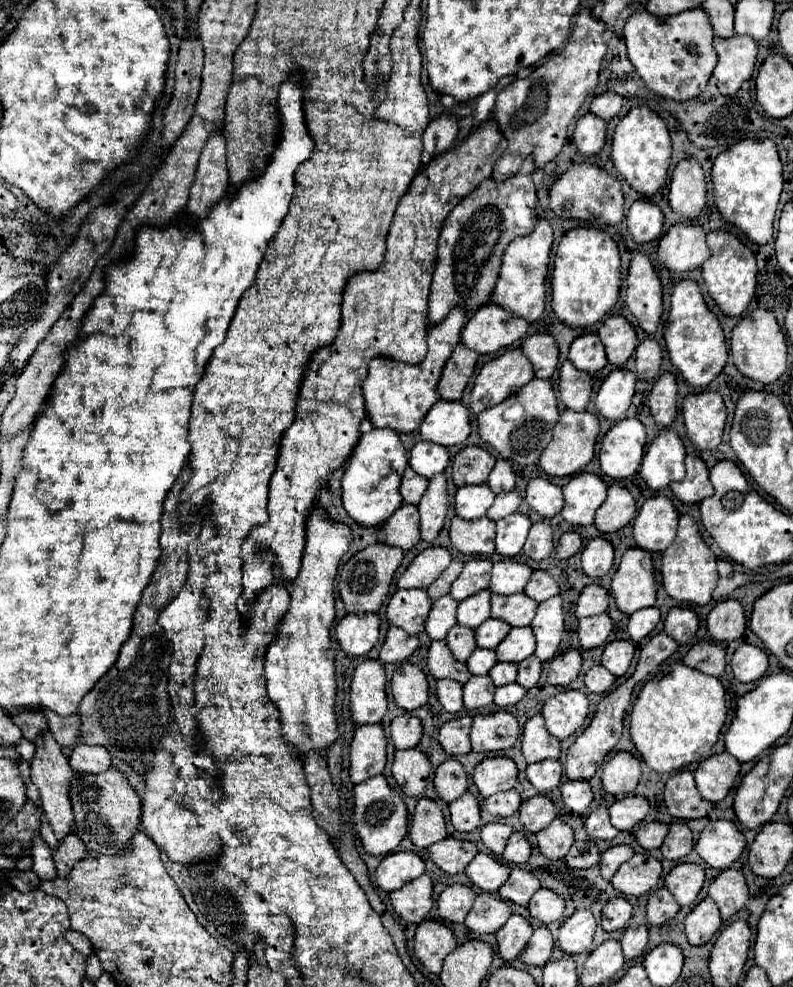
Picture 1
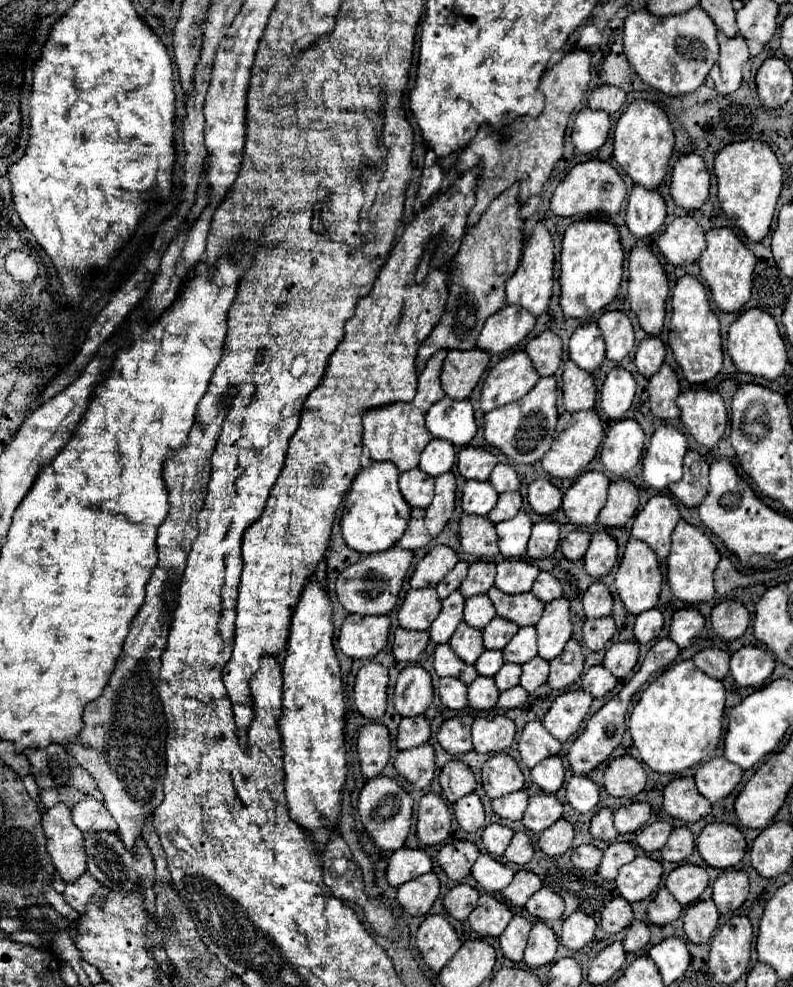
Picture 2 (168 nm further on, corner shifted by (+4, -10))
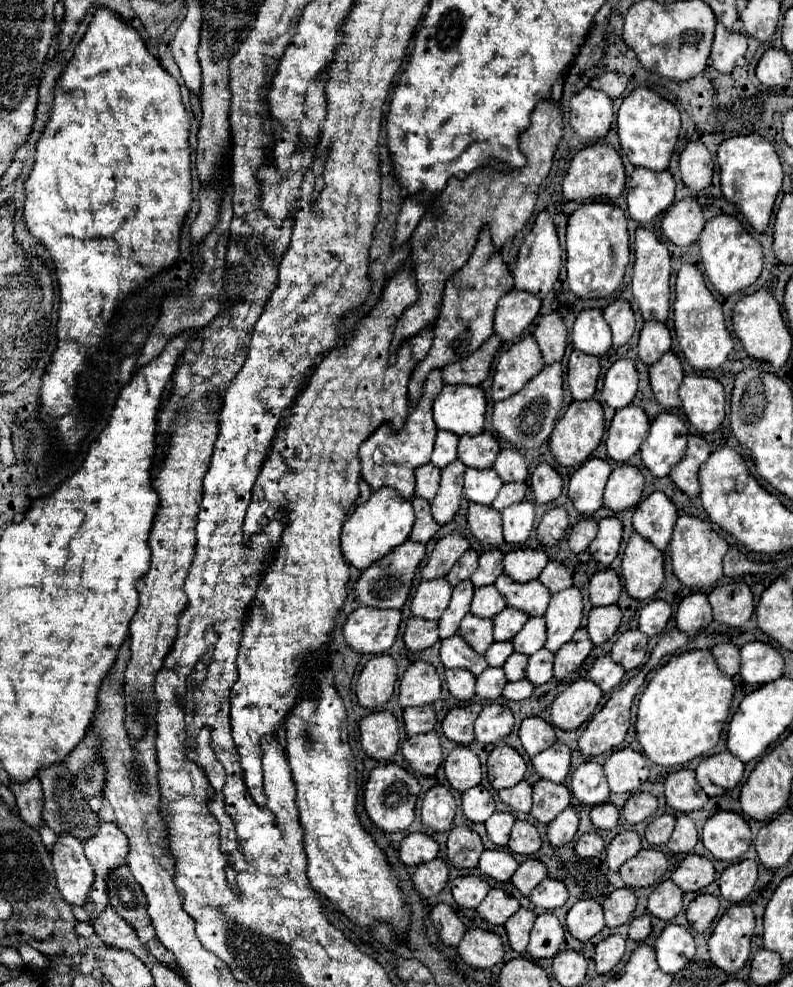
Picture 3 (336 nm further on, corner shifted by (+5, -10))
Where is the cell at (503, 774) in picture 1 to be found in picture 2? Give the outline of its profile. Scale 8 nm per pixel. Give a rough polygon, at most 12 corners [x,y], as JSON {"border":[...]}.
{"border":[[505,753],[485,761],[481,779],[489,799],[507,797],[525,783]]}

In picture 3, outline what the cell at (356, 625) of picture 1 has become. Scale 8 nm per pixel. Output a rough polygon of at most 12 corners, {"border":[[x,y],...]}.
{"border":[[360,605],[344,625],[346,645],[382,653],[396,641],[402,611]]}

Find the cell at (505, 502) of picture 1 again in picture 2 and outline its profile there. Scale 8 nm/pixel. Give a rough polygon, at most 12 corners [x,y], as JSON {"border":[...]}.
{"border":[[501,493],[487,517],[491,523],[511,519],[521,511],[521,495]]}

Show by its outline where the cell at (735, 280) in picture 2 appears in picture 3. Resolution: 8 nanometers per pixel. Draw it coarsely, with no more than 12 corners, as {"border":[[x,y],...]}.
{"border":[[732,215],[712,217],[698,243],[720,295],[756,283],[764,253]]}

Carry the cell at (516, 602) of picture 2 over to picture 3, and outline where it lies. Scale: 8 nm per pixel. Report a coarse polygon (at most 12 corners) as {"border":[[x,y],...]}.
{"border":[[496,579],[496,589],[530,617],[544,615],[550,589],[534,579]]}

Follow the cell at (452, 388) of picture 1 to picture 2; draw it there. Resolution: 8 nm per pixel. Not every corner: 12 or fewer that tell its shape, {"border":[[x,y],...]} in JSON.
{"border":[[479,349],[449,351],[441,387],[467,399],[487,369]]}

